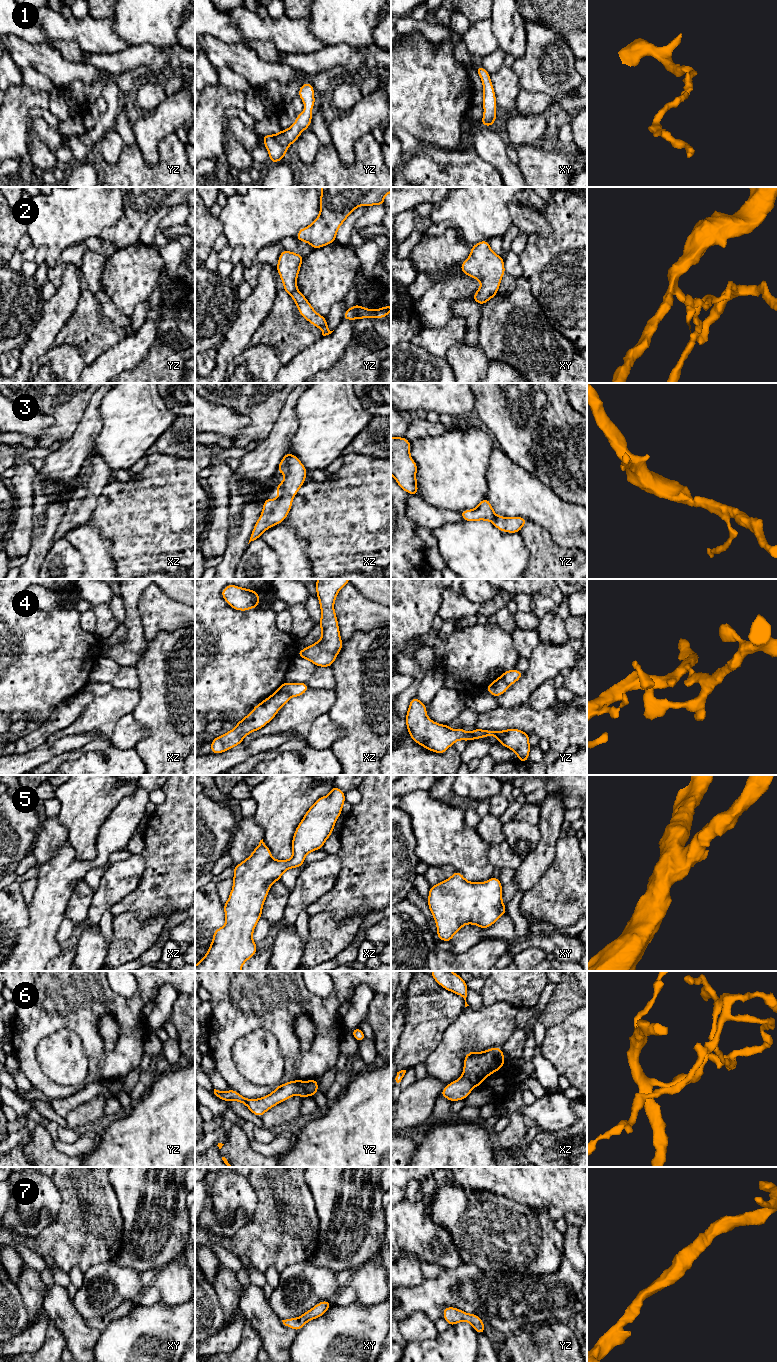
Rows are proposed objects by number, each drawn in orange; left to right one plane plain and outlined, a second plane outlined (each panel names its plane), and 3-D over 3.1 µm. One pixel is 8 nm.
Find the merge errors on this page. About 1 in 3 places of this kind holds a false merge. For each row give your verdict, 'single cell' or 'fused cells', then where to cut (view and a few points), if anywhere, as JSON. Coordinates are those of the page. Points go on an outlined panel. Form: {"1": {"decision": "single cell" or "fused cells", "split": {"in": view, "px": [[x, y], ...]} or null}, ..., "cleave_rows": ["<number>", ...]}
{"1": {"decision": "single cell", "split": null}, "2": {"decision": "fused cells", "split": {"in": "yz", "px": [[296, 289], [290, 294]]}}, "3": {"decision": "single cell", "split": null}, "4": {"decision": "fused cells", "split": {"in": "xz", "px": [[276, 691], [288, 693], [291, 696]]}}, "5": {"decision": "single cell", "split": null}, "6": {"decision": "fused cells", "split": {"in": "yz", "px": [[303, 1082], [304, 1089], [308, 1095]]}}, "7": {"decision": "single cell", "split": null}, "cleave_rows": ["2", "4", "6"]}

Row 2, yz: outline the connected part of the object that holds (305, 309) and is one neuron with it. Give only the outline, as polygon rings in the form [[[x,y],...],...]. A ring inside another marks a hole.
[[[295,290],[291,294],[291,297],[296,303],[300,315],[313,326],[320,328],[323,336],[329,335],[334,331],[329,330],[326,317],[319,315],[299,290]]]

